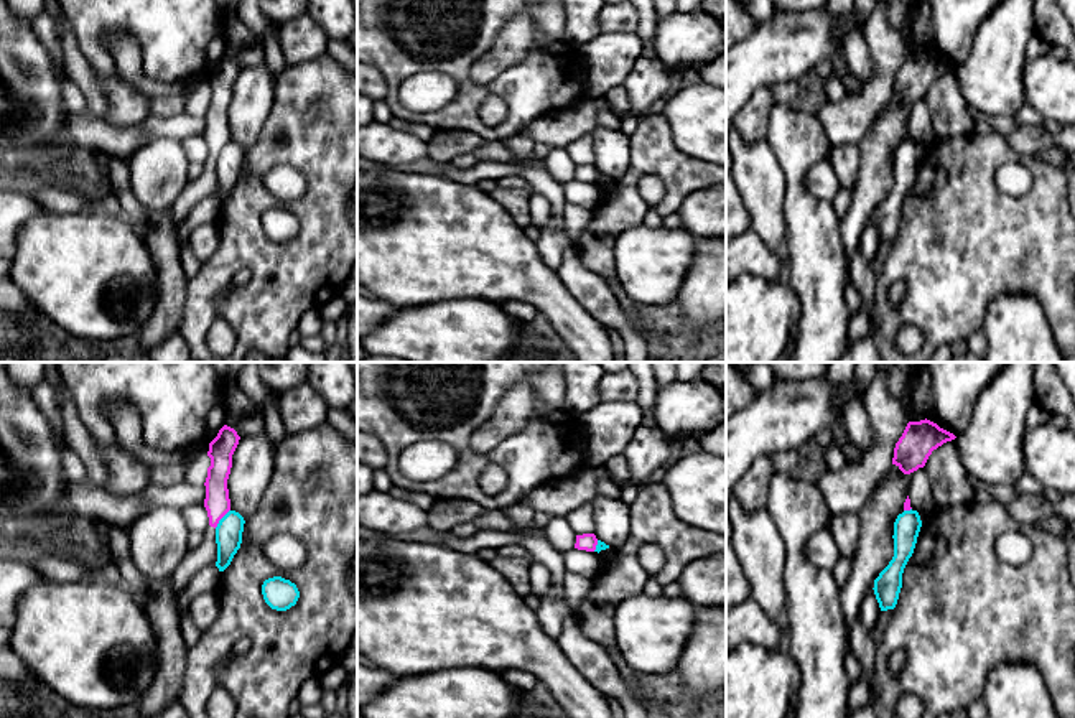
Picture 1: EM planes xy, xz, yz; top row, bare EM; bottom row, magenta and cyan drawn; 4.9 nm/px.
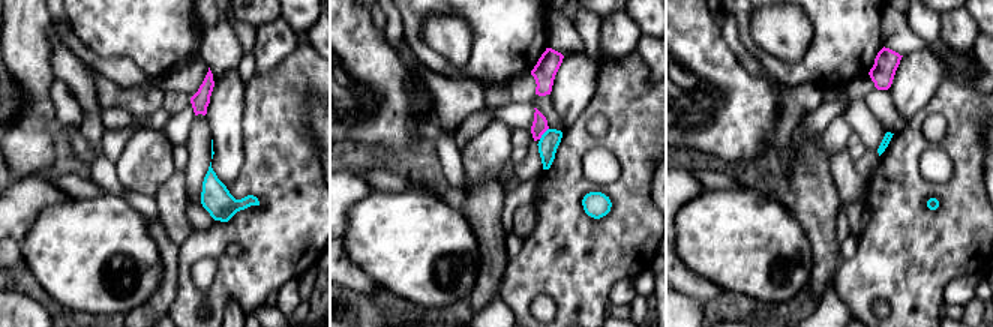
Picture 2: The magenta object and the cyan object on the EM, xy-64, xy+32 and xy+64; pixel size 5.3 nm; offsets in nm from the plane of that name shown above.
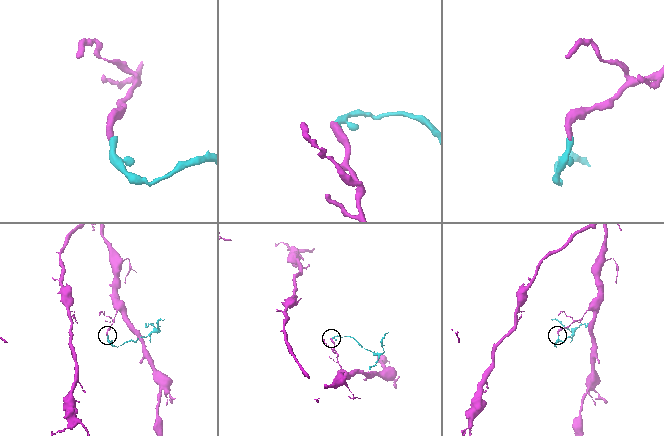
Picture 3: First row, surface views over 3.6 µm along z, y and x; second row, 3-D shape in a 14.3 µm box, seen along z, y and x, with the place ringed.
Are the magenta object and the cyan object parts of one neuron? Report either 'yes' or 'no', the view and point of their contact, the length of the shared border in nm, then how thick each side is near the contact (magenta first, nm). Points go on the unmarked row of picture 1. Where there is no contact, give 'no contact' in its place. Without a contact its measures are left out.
no; meets magenta in xy at (221, 149); contact 120 nm long; 120 nm thick on the magenta side, 130 nm on the other

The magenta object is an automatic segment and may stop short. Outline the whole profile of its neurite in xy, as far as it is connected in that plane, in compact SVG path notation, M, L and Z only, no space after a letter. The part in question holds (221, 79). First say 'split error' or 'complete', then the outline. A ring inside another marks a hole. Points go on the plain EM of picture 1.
complete; M224 56L217 68L209 74L207 87L211 89L211 97L207 99L207 109L204 114L204 138L207 142L209 156L214 160L230 142L227 110L232 99L232 86L239 76L239 71L240 68L237 63Z

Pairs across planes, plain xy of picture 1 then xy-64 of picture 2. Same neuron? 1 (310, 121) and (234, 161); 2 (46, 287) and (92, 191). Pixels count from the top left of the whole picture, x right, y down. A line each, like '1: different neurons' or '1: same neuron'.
1: different neurons
2: different neurons

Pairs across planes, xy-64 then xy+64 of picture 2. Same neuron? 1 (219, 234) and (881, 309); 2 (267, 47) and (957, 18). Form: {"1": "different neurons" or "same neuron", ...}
{"1": "different neurons", "2": "same neuron"}

